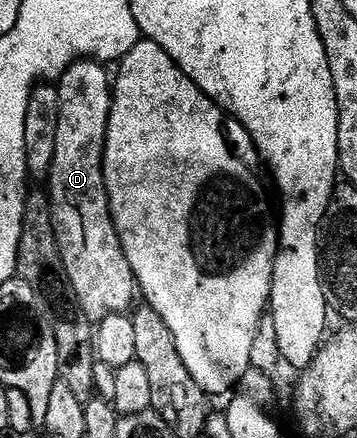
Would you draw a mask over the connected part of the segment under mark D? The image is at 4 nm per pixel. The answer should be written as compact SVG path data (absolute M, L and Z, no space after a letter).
M91 59L75 61L63 75L58 78L60 90L60 118L58 119L58 139L54 143L54 163L50 174L52 181L52 222L56 228L58 247L66 275L76 294L76 302L84 314L94 323L110 315L128 313L133 308L132 300L137 300L138 286L136 276L122 251L118 231L112 222L112 212L108 202L108 192L104 182L104 148L106 131L112 110L112 91L110 73L103 64Z

